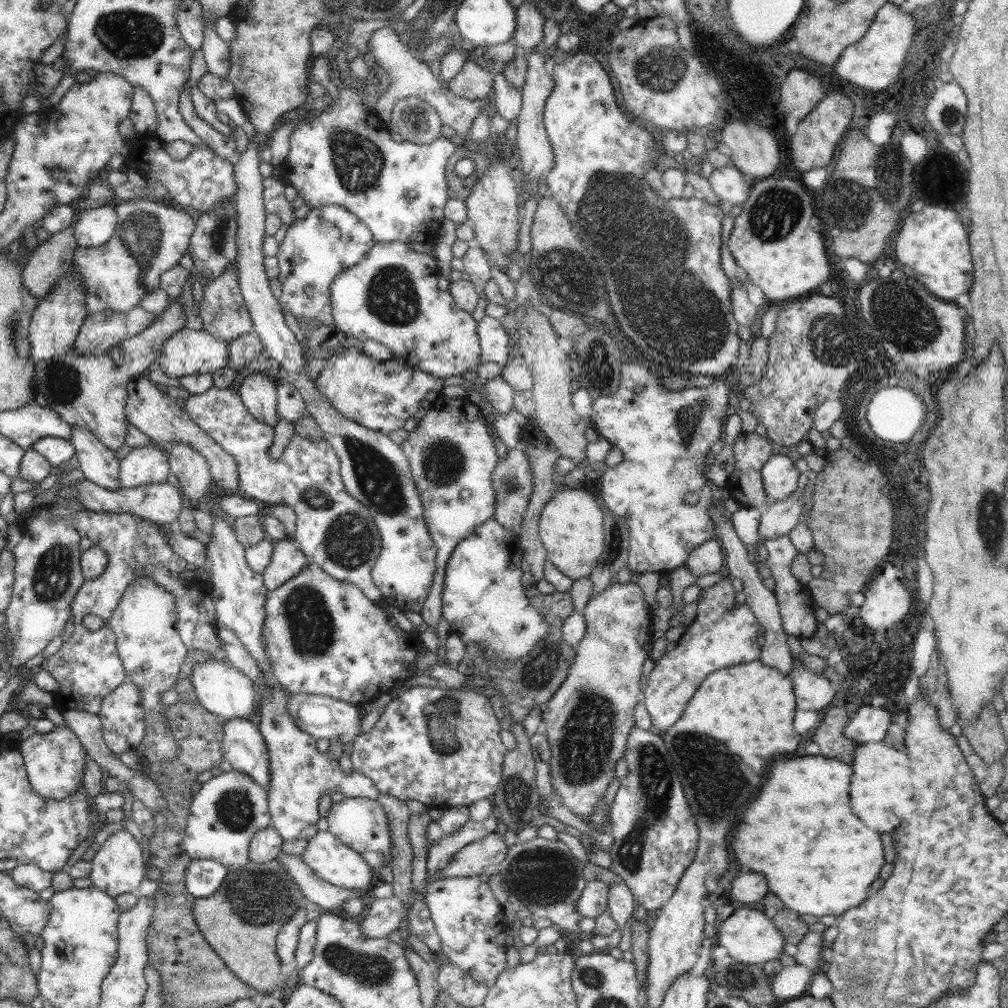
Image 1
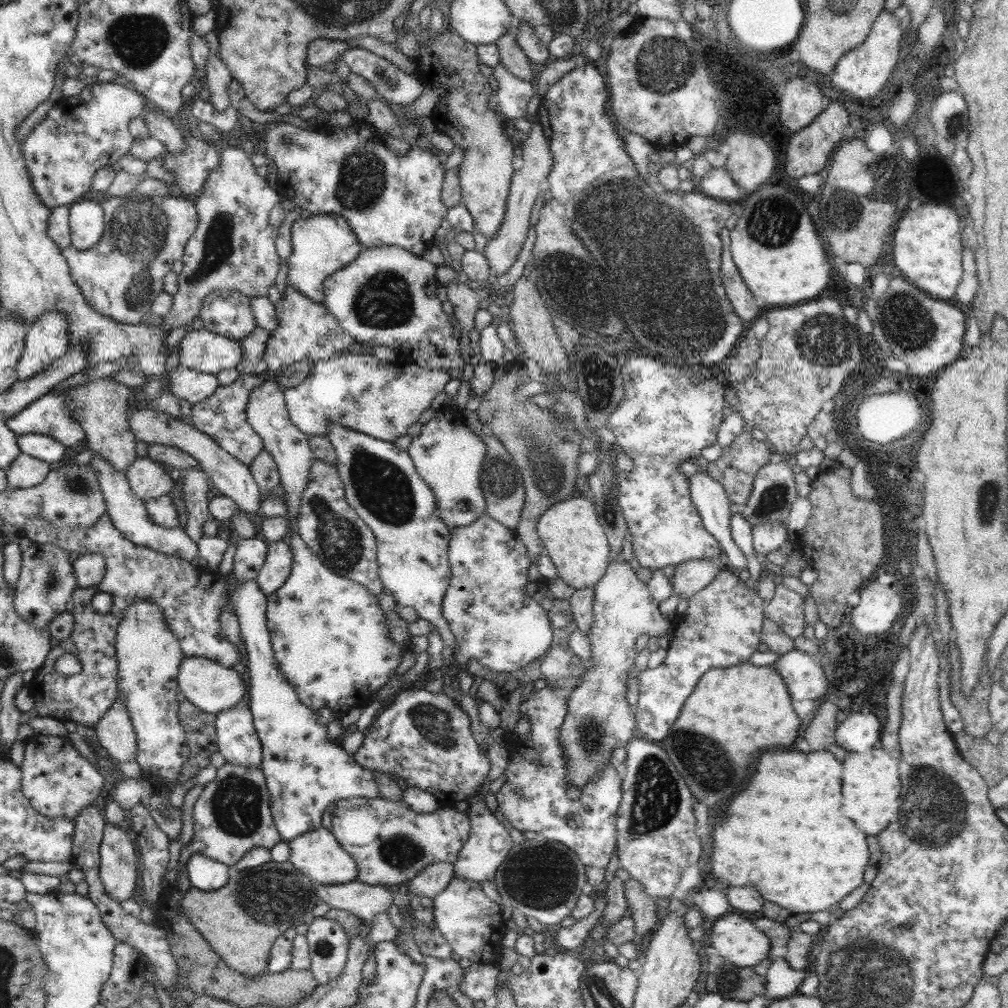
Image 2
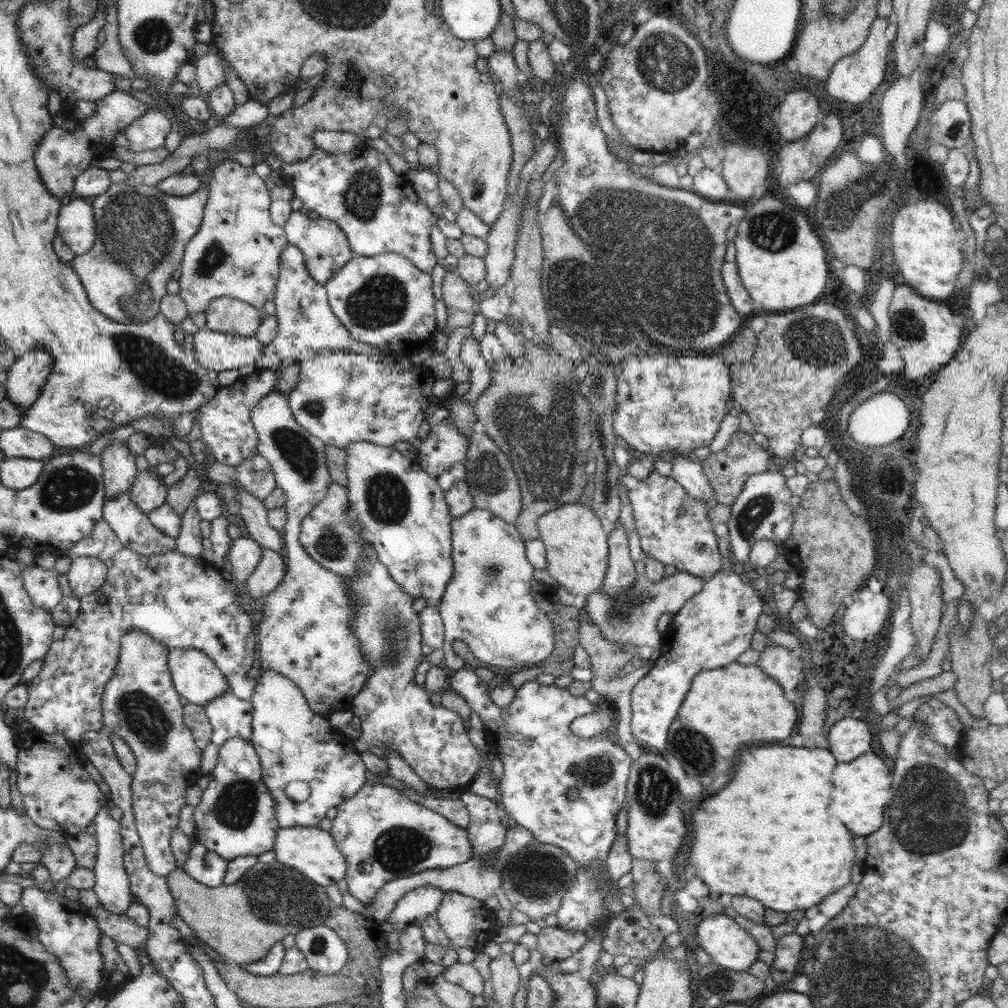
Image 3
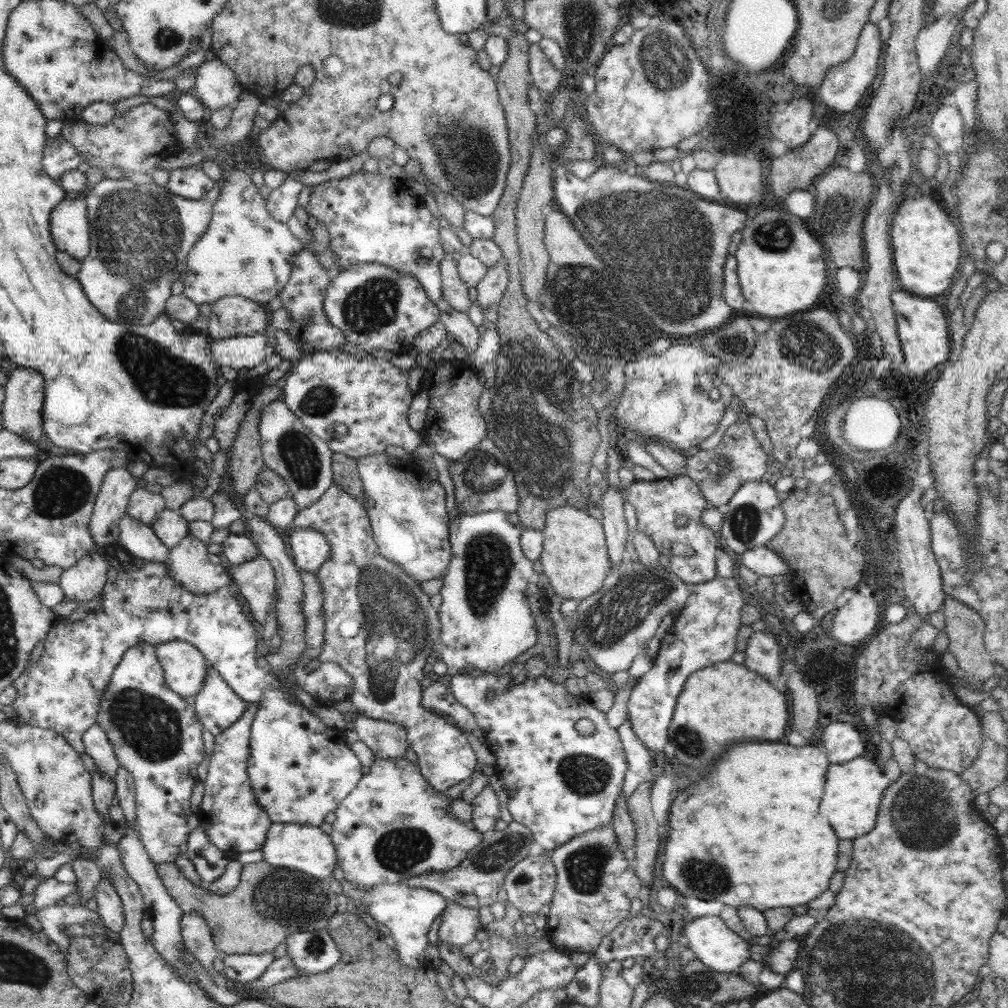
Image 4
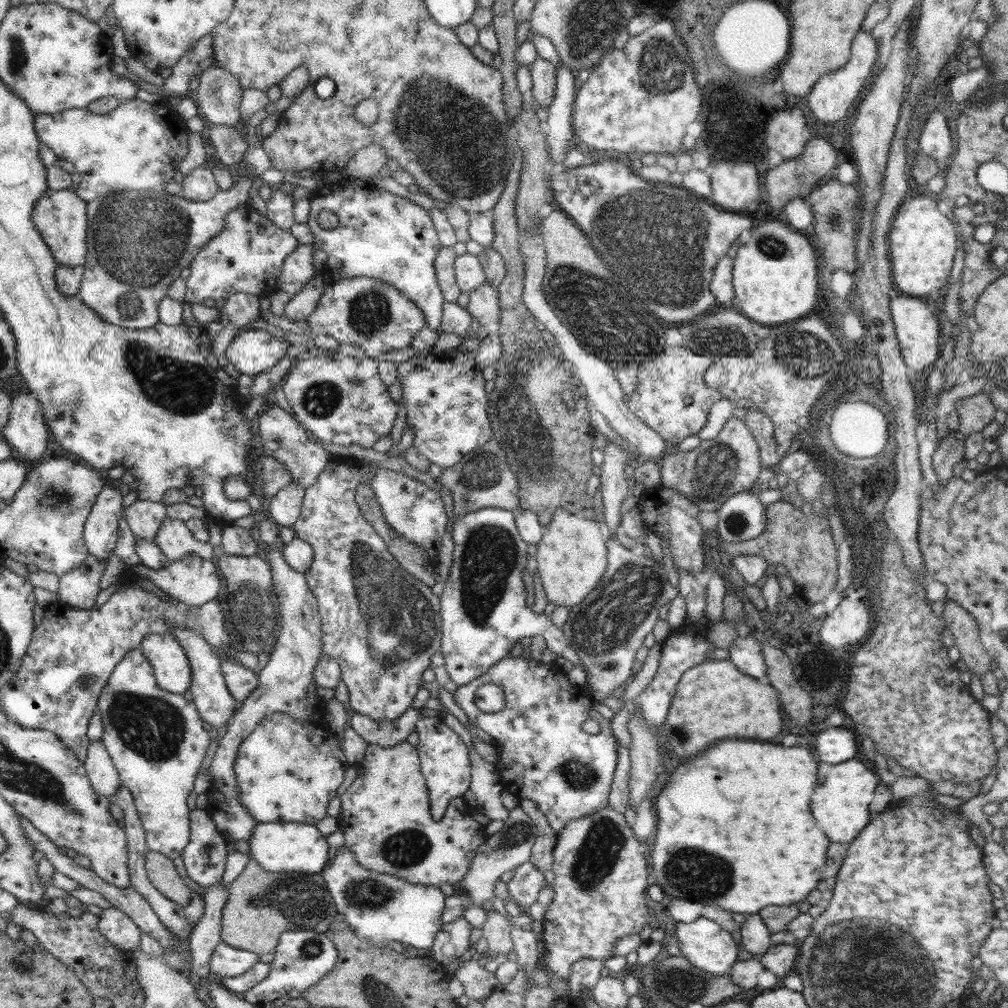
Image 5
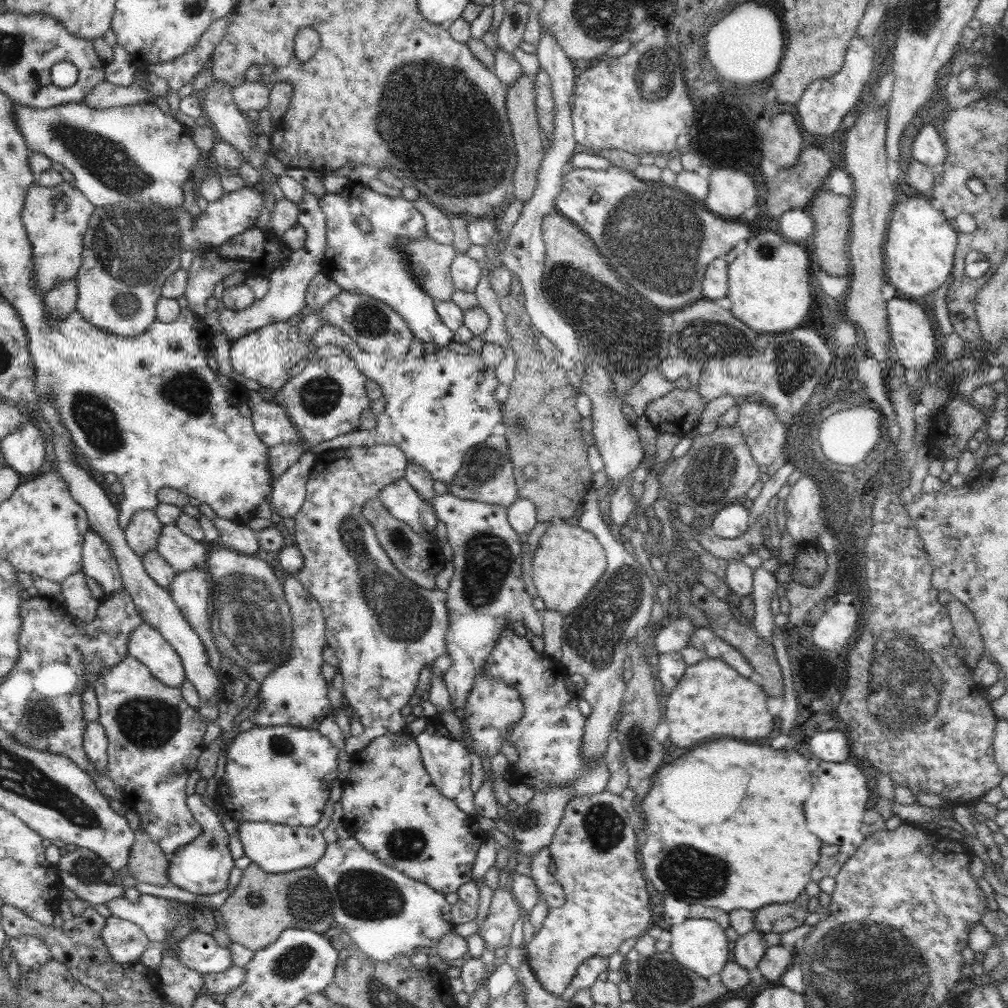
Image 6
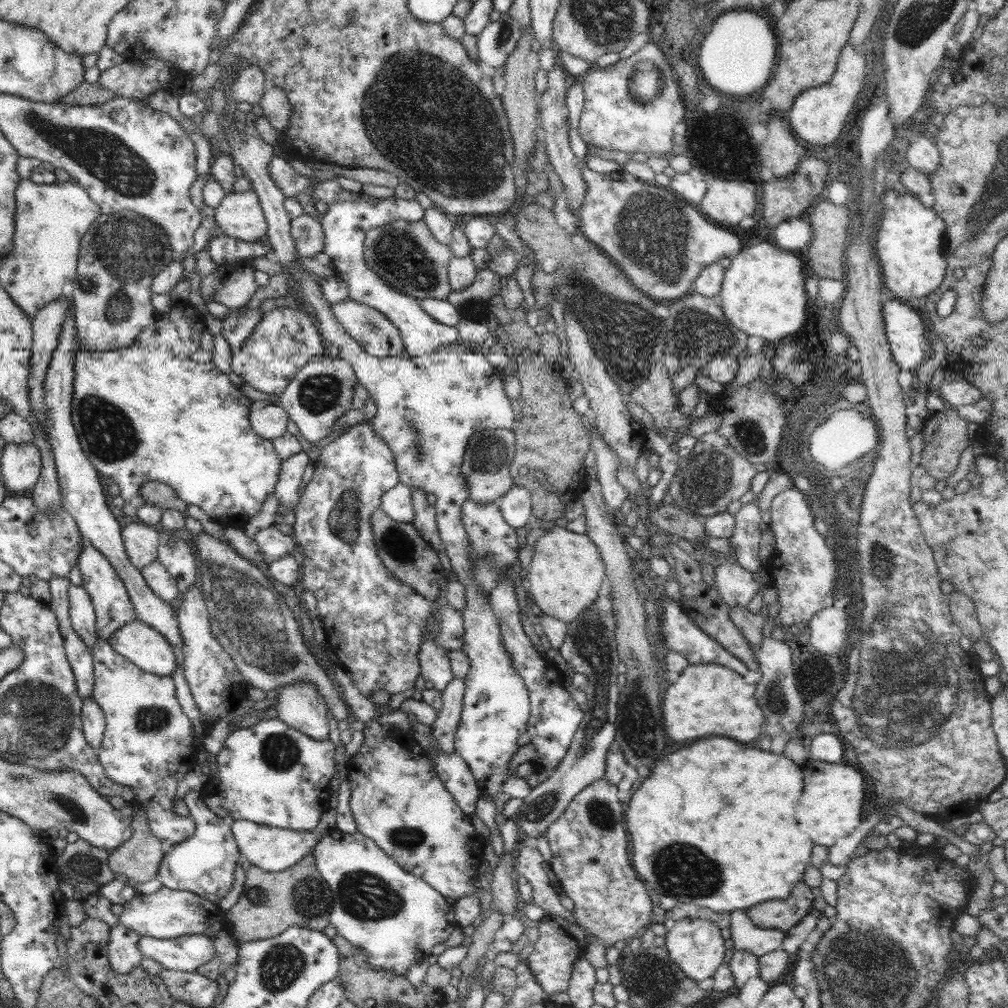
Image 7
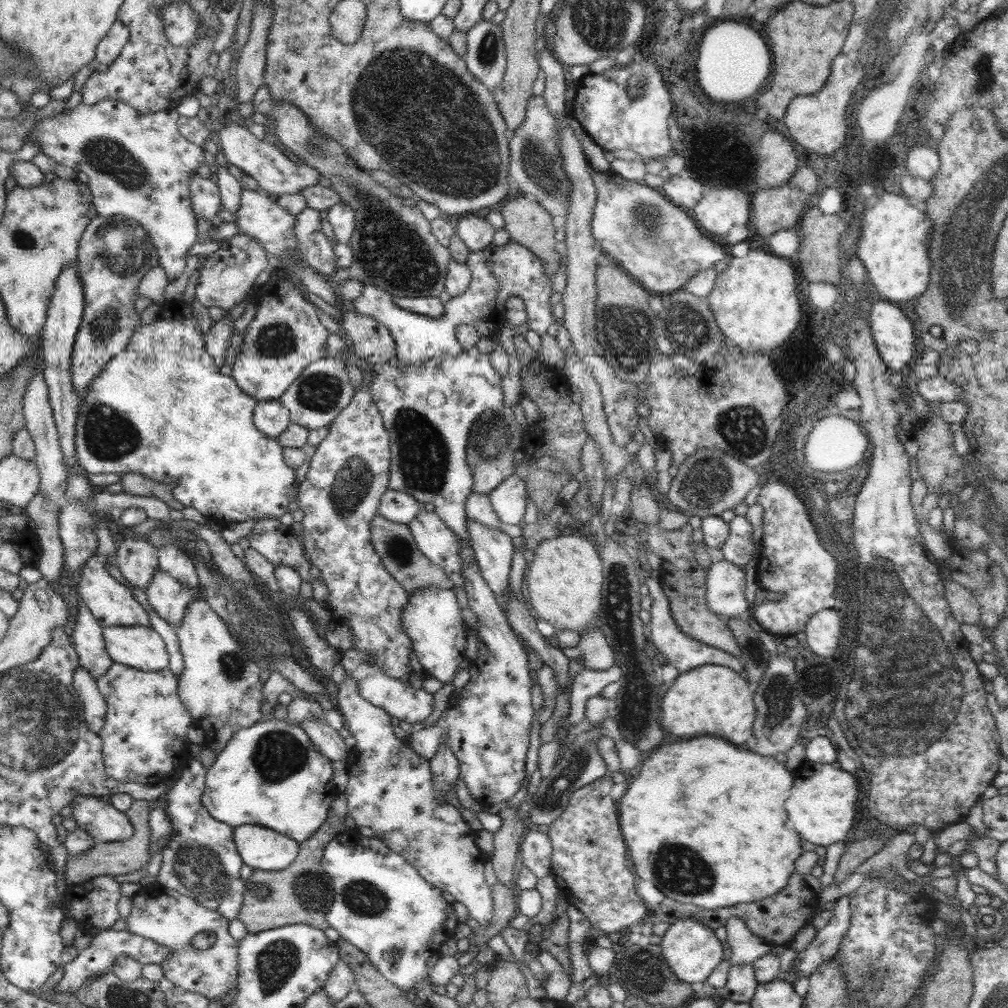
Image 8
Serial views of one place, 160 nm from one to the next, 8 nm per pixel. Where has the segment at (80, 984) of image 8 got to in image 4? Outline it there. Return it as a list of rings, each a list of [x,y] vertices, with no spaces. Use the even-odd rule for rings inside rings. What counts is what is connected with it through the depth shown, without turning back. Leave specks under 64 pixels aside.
[[[272,952],[264,954],[224,954],[223,974],[235,985],[251,983],[264,974],[267,966],[275,959]]]

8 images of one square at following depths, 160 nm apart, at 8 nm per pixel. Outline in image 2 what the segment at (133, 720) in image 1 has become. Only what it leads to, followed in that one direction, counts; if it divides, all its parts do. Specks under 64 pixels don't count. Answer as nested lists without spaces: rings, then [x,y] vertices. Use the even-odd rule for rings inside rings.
[[[117,698],[94,726],[97,742],[109,756],[121,764],[133,764],[137,755],[137,740],[128,709]]]

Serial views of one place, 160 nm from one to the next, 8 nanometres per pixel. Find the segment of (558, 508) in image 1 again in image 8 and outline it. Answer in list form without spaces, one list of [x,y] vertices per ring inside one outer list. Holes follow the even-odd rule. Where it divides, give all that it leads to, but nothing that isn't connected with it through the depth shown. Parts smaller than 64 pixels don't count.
[[[582,530],[543,539],[534,551],[534,560],[524,574],[527,605],[537,618],[552,624],[555,630],[580,633],[596,624],[604,585],[603,563],[593,537]]]

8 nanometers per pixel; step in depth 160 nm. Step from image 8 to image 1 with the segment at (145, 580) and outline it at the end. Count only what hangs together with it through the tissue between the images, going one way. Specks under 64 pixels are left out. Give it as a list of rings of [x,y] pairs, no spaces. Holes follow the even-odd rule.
[[[156,444],[127,449],[119,455],[119,463],[119,481],[124,488],[167,482],[172,474],[167,457]]]

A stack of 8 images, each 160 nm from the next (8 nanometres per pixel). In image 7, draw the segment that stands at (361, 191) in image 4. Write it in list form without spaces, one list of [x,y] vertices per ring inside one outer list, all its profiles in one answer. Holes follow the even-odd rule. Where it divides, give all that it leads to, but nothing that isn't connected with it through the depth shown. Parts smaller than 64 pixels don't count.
[[[393,194],[378,201],[368,203],[366,201],[343,201],[340,203],[328,203],[328,211],[320,218],[320,224],[325,234],[324,250],[330,256],[335,274],[338,275],[349,288],[349,298],[371,306],[385,314],[398,329],[404,348],[409,356],[422,356],[436,353],[443,345],[458,342],[459,332],[455,327],[439,324],[426,314],[418,301],[413,296],[403,292],[396,292],[390,288],[365,262],[364,262],[364,237],[365,232],[380,225],[392,223],[395,220],[406,222],[418,222],[423,219],[425,209],[418,201],[400,199]]]

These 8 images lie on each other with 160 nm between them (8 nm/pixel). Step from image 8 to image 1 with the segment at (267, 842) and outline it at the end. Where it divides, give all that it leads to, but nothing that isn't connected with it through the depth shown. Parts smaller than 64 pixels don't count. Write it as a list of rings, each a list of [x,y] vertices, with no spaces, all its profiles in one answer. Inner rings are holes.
[[[317,831],[311,839],[306,841],[308,845],[301,854],[301,859],[312,868],[320,878],[342,888],[357,891],[372,889],[372,870],[368,866],[368,863],[362,858],[361,854],[352,850],[330,831]]]

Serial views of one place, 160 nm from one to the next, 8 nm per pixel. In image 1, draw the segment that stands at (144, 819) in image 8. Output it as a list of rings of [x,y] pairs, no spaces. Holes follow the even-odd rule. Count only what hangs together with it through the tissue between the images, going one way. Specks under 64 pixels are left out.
[[[278,858],[260,864],[248,861],[242,868],[228,871],[224,882],[212,896],[195,899],[193,915],[208,944],[243,983],[260,991],[262,995],[273,994],[285,1001],[294,985],[294,978],[289,977],[286,984],[280,982],[281,960],[276,954],[278,927],[285,925],[308,902]],[[277,986],[282,986],[279,992],[276,991]]]

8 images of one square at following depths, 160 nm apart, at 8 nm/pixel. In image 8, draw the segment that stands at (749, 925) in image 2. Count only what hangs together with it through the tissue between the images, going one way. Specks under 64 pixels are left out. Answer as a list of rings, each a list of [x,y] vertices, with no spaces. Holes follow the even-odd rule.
[[[680,920],[672,924],[660,942],[663,957],[668,966],[678,977],[678,980],[692,983],[703,982],[709,974],[723,961],[723,949],[721,941],[714,935],[714,930],[709,926],[702,926],[694,920]]]

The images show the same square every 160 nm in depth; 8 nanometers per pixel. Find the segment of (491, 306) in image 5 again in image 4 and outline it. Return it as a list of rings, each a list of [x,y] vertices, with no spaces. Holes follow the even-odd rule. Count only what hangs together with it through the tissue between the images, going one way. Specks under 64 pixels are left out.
[[[502,258],[494,266],[487,269],[482,280],[475,286],[480,310],[497,306],[504,296],[508,281],[507,263]]]

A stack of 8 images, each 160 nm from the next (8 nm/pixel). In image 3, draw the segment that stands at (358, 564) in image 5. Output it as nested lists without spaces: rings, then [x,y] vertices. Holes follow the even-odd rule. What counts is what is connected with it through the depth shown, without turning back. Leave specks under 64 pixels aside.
[[[373,550],[366,552],[359,575],[344,576],[344,583],[352,589],[352,599],[358,603],[355,615],[351,620],[351,630],[359,640],[359,649],[362,651],[364,659],[374,669],[374,674],[368,677],[363,690],[351,702],[353,704],[351,711],[361,720],[362,734],[360,738],[353,741],[352,747],[356,747],[359,754],[369,751],[370,746],[396,751],[403,756],[410,768],[428,787],[465,792],[482,764],[481,757],[468,738],[467,730],[464,729],[464,720],[460,715],[454,710],[432,705],[430,694],[415,683],[414,673],[420,663],[424,661],[421,620],[419,613],[412,609],[414,599],[410,598],[406,592],[402,592],[402,588],[390,577],[384,564],[378,562]]]

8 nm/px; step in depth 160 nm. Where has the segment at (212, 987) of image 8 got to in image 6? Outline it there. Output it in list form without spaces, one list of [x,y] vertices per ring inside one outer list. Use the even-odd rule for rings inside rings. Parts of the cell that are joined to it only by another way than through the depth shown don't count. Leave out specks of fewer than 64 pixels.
[[[141,894],[139,899],[133,903],[127,898],[118,897],[114,898],[110,902],[105,902],[106,906],[110,908],[112,916],[116,918],[122,918],[124,920],[129,920],[134,924],[137,924],[143,931],[144,934],[148,937],[149,941],[158,941],[162,942],[167,937],[167,934],[175,928],[175,924],[183,918],[192,919],[191,926],[194,930],[197,930],[196,923],[190,915],[190,910],[186,907],[185,902],[169,900],[162,897],[156,897],[150,894]]]

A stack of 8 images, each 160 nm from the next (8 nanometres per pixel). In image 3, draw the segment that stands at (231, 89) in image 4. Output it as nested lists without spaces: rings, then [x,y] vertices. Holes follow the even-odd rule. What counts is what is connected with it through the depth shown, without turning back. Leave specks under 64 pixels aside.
[[[211,52],[201,58],[195,58],[196,66],[196,80],[193,85],[194,91],[203,95],[208,96],[212,89],[222,85],[226,81],[224,76],[224,66],[220,58]]]

